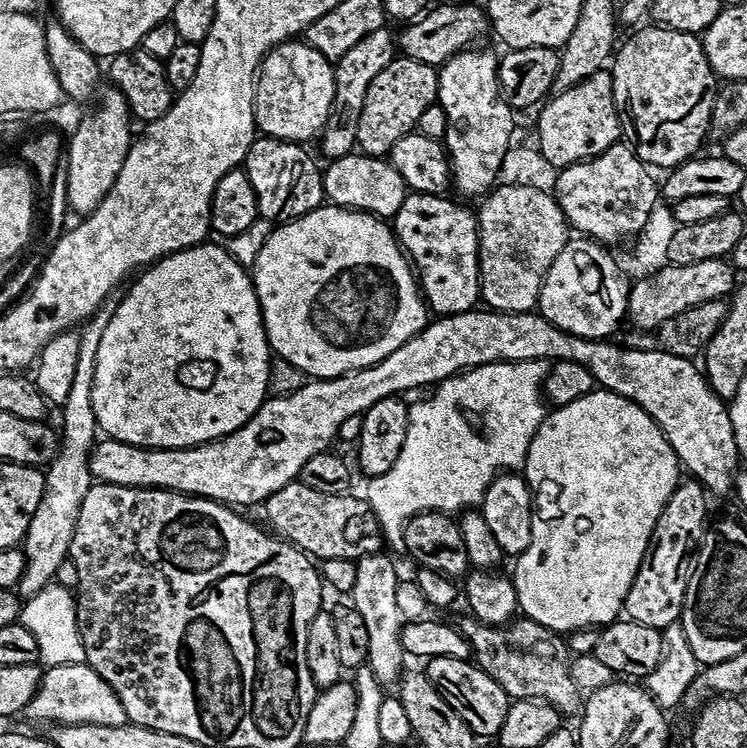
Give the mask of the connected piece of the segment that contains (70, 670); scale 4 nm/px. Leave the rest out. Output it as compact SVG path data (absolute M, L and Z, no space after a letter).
M88 663L54 664L41 675L40 685L29 701L26 712L36 720L59 724L101 724L122 726L129 723L126 710L114 690Z

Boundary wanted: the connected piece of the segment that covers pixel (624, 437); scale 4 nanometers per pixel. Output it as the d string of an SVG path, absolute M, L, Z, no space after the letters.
M593 390L574 402L553 407L545 415L540 429L536 431L530 442L528 457L525 458L522 465L522 475L534 493L534 515L530 546L526 546L526 550L514 560L514 564L516 564L514 581L519 611L527 619L546 626L551 632L561 634L572 634L577 630L588 630L593 626L611 624L621 615L626 594L638 574L640 564L644 561L644 555L648 553L648 539L652 537L656 520L662 514L673 488L682 480L682 465L670 446L670 442L664 437L664 431L656 425L656 421L650 414L646 414L646 410L642 410L632 400L619 396L617 392Z

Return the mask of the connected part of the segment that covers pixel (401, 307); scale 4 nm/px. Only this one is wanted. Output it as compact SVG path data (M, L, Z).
M321 206L304 216L299 216L296 220L290 220L273 227L272 233L266 238L266 246L262 246L262 250L258 250L258 258L250 265L250 275L258 294L260 313L264 319L269 349L279 359L294 362L294 366L298 366L298 370L302 370L305 377L308 378L332 380L335 376L344 376L347 372L369 368L374 362L386 358L386 354L398 350L398 346L402 346L402 342L414 338L414 334L421 332L430 323L430 308L422 295L417 273L404 249L401 248L400 241L396 239L396 233L392 231L391 223L379 216L371 216L368 212L358 212L355 208Z

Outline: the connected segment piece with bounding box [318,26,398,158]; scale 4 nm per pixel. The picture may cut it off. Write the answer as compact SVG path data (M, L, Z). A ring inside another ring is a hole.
M385 26L374 30L374 34L366 34L362 42L357 42L342 58L335 61L334 71L336 74L336 93L332 103L332 112L328 115L328 121L324 124L324 129L320 132L318 143L325 152L325 157L335 158L337 156L347 156L349 152L357 147L356 143L356 123L362 114L362 102L366 98L366 90L390 62L397 59L398 48L394 43L394 32L391 27Z

